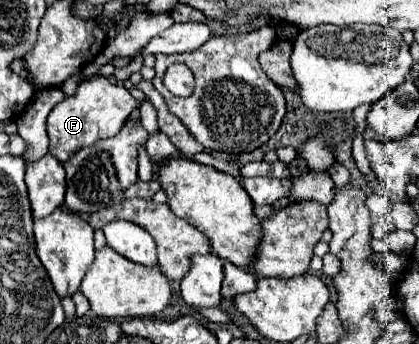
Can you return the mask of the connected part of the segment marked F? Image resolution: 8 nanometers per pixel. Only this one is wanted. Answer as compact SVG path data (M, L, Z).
M96 75L90 81L82 81L76 93L58 103L58 107L48 115L48 137L50 137L48 153L62 163L68 161L68 157L80 151L82 147L94 145L98 139L116 135L122 123L132 113L132 109L138 105L140 103L128 93L124 85L110 83L102 75Z

